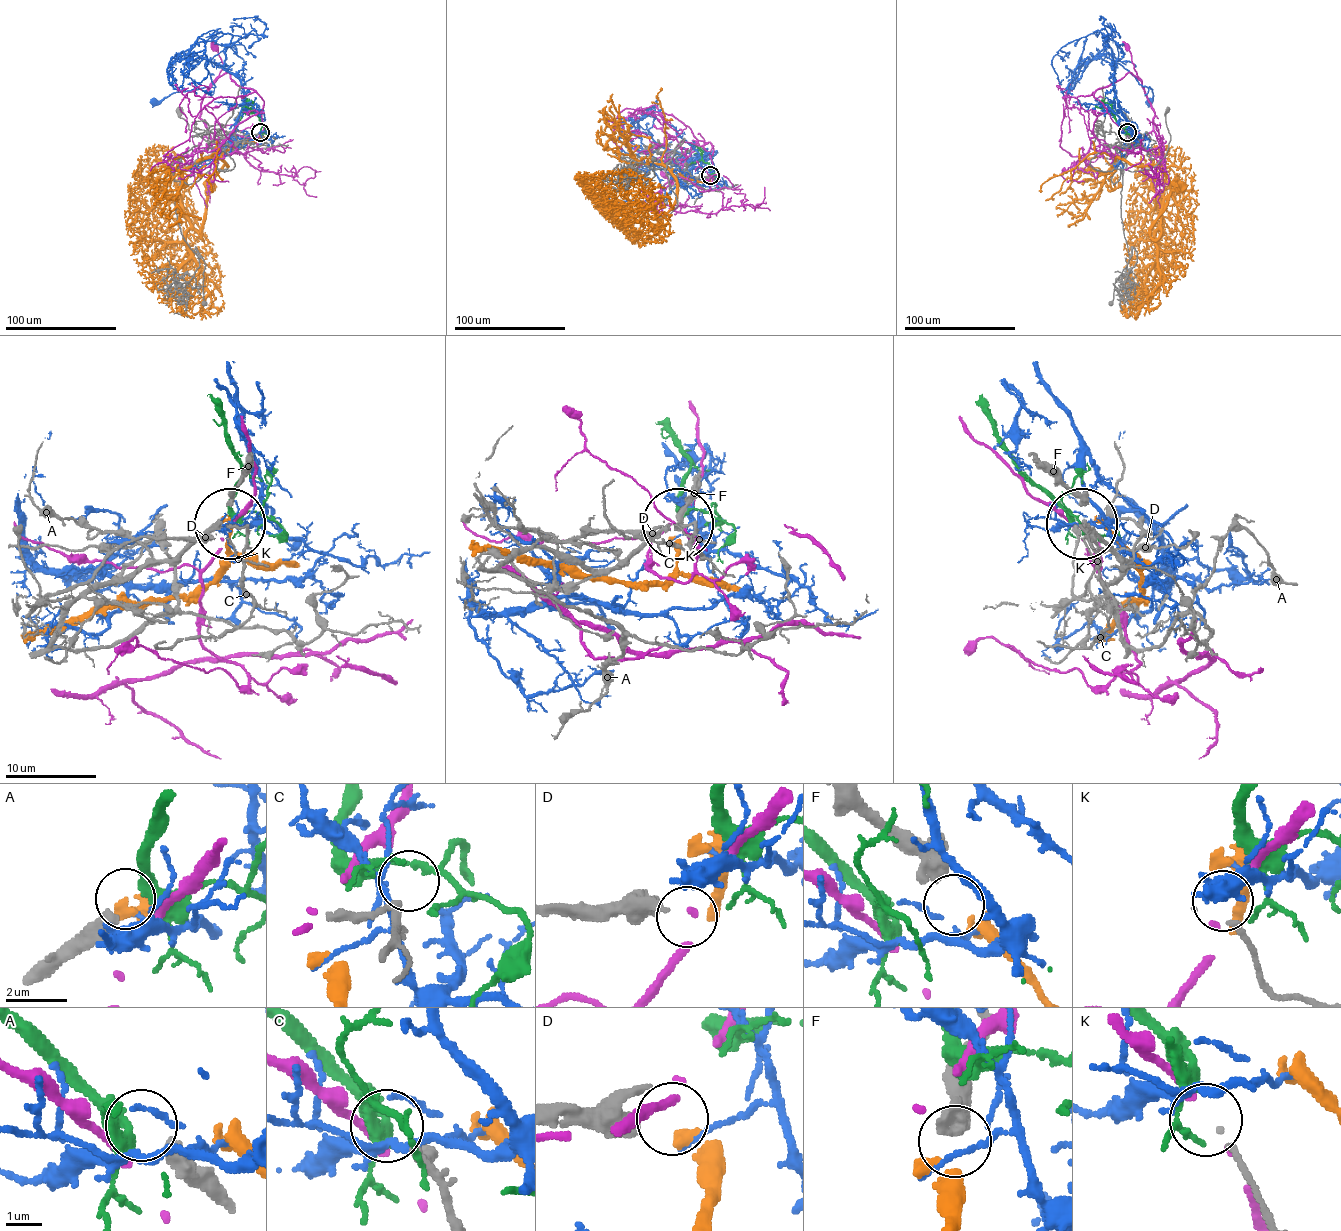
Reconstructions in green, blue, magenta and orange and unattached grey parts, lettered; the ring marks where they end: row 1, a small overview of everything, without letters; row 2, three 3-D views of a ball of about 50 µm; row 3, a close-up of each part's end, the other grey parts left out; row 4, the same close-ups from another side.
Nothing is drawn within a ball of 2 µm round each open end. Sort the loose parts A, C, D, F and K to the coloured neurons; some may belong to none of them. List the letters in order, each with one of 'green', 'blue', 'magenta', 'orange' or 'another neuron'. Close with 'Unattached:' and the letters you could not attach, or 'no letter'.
A: green
C: another neuron
D: another neuron
F: orange
K: another neuron
Unattached: C, D, K

